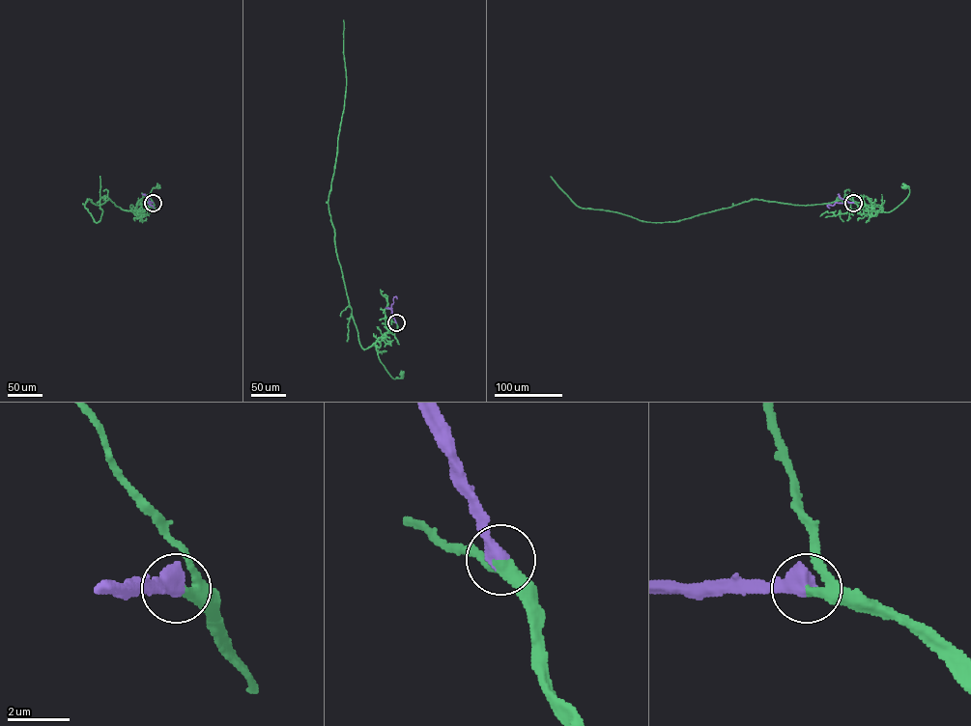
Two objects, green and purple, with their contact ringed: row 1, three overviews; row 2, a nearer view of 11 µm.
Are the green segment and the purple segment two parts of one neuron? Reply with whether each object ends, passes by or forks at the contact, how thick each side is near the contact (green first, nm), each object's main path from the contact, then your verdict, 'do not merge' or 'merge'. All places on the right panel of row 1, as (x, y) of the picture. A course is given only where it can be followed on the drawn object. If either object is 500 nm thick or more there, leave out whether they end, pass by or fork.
calibres 240 and 600 nm; course green (853, 203), (863, 206), (864, 209), (888, 212), (909, 194), (909, 187), (904, 186); course purple (853, 203), (836, 203), (827, 205), (829, 208); merge

